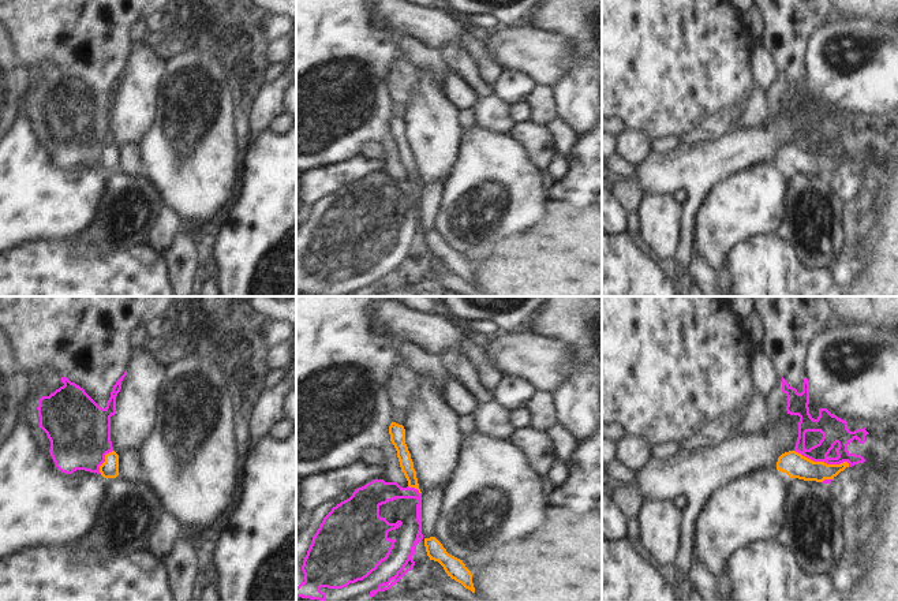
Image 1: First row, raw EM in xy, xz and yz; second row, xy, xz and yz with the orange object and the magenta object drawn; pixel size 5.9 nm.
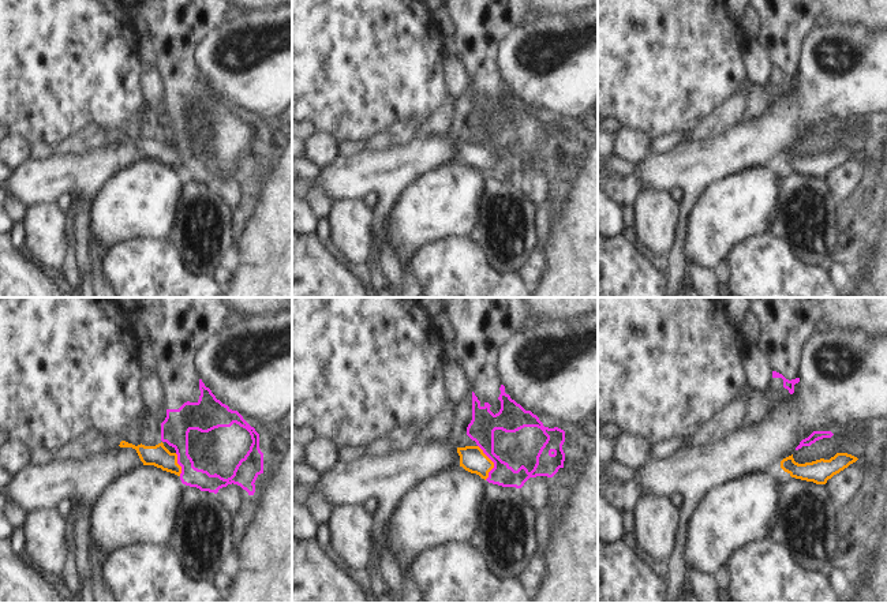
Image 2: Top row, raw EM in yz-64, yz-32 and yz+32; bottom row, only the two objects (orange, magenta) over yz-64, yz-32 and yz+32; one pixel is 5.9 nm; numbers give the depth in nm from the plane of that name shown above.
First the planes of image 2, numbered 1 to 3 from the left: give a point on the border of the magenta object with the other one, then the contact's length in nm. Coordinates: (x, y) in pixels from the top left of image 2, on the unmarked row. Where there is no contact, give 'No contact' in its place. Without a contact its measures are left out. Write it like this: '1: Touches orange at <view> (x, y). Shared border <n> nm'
1: Touches orange at yz-64 (178, 158). Shared border 140 nm
2: Touches orange at yz-32 (493, 157). Shared border 220 nm
3: No contact.

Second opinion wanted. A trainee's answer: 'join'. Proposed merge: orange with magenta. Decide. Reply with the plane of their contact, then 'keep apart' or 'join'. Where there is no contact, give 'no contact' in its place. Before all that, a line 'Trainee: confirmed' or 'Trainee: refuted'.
Trainee: refuted
contact in yz; keep apart

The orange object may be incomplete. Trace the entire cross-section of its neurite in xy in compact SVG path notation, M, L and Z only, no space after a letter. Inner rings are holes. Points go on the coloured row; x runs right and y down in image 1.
M112 451L105 455L105 462L100 466L104 478L116 478L119 475L119 455Z

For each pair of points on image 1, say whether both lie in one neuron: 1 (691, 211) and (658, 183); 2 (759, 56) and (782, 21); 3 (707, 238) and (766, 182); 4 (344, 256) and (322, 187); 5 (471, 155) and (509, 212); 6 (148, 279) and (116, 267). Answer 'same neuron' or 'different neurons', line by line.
1: same neuron
2: different neurons
3: same neuron
4: different neurons
5: same neuron
6: same neuron

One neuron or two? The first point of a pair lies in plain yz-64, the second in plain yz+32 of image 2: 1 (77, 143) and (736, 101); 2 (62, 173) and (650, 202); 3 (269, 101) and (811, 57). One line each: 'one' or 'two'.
1: one
2: two
3: one

